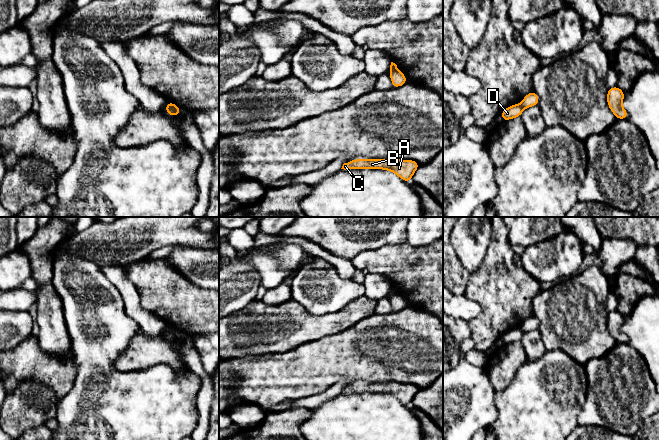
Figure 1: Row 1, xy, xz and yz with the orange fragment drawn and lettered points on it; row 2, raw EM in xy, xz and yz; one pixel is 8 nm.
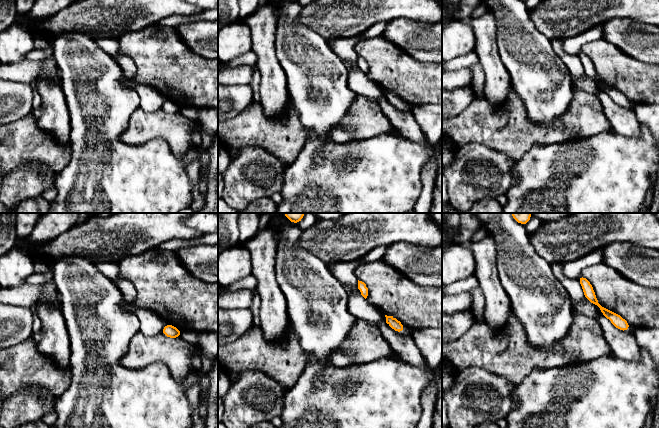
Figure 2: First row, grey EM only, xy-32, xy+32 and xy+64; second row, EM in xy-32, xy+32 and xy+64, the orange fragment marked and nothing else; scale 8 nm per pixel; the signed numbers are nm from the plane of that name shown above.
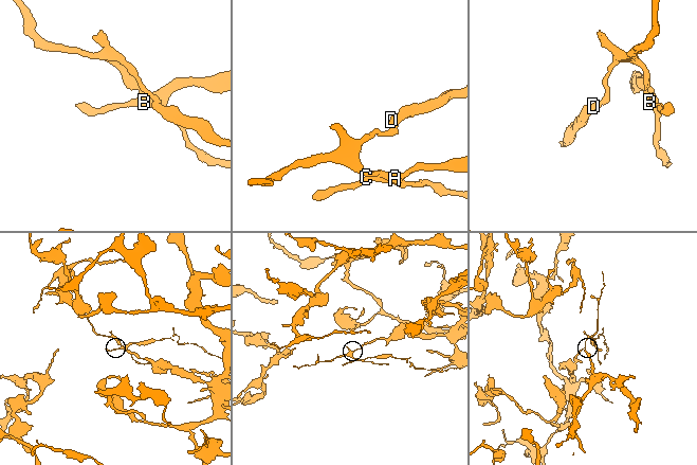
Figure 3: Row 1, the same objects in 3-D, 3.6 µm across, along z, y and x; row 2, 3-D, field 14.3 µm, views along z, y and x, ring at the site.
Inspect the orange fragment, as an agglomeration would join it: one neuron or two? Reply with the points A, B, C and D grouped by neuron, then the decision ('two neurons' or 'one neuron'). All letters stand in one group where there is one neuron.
A B C / D; two neurons

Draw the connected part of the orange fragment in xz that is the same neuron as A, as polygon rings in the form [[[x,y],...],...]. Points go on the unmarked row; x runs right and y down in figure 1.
[[[355,383],[343,388],[341,393],[383,393],[389,394],[399,400],[403,405],[410,406],[413,398],[420,388],[413,384],[401,383]]]

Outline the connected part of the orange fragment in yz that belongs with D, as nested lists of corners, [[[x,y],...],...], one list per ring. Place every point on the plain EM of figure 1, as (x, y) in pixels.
[[[515,328],[504,333],[501,336],[501,341],[503,345],[505,346],[512,342],[520,341],[522,339],[522,336],[523,336],[523,331],[521,330],[521,328]]]

